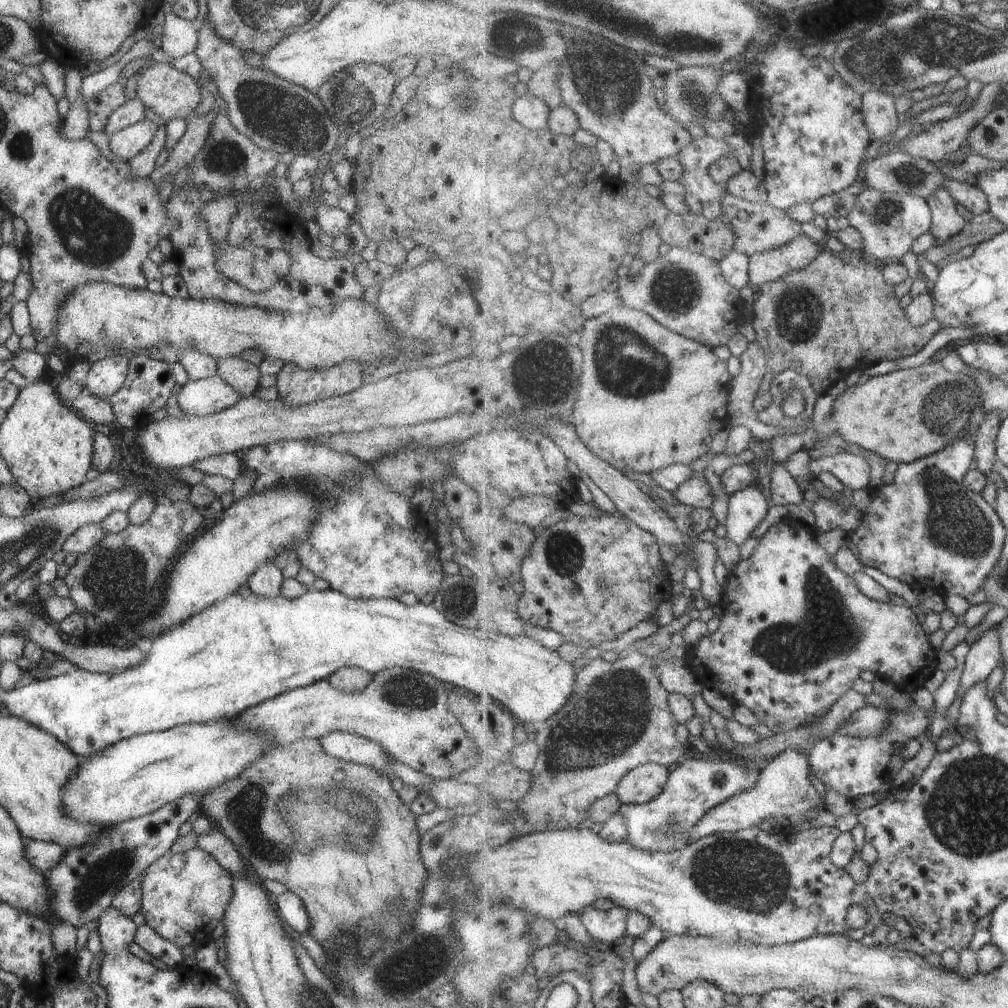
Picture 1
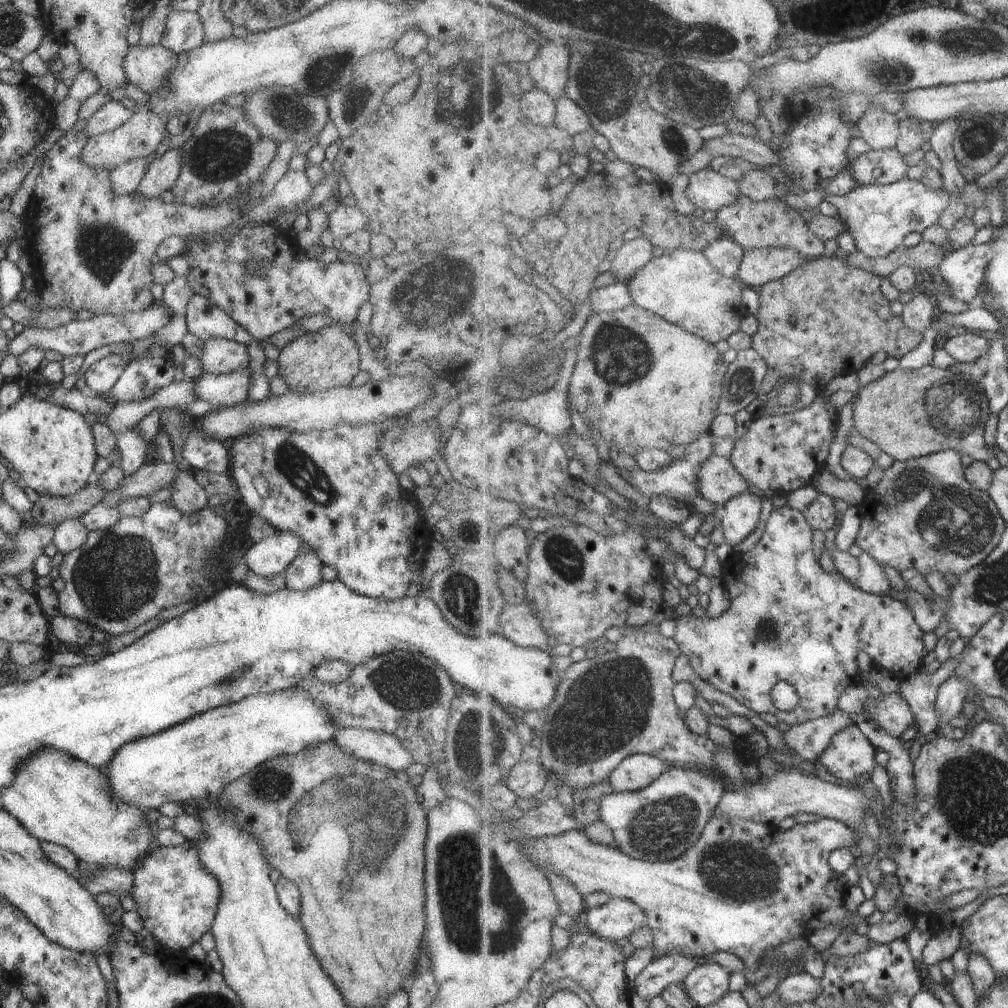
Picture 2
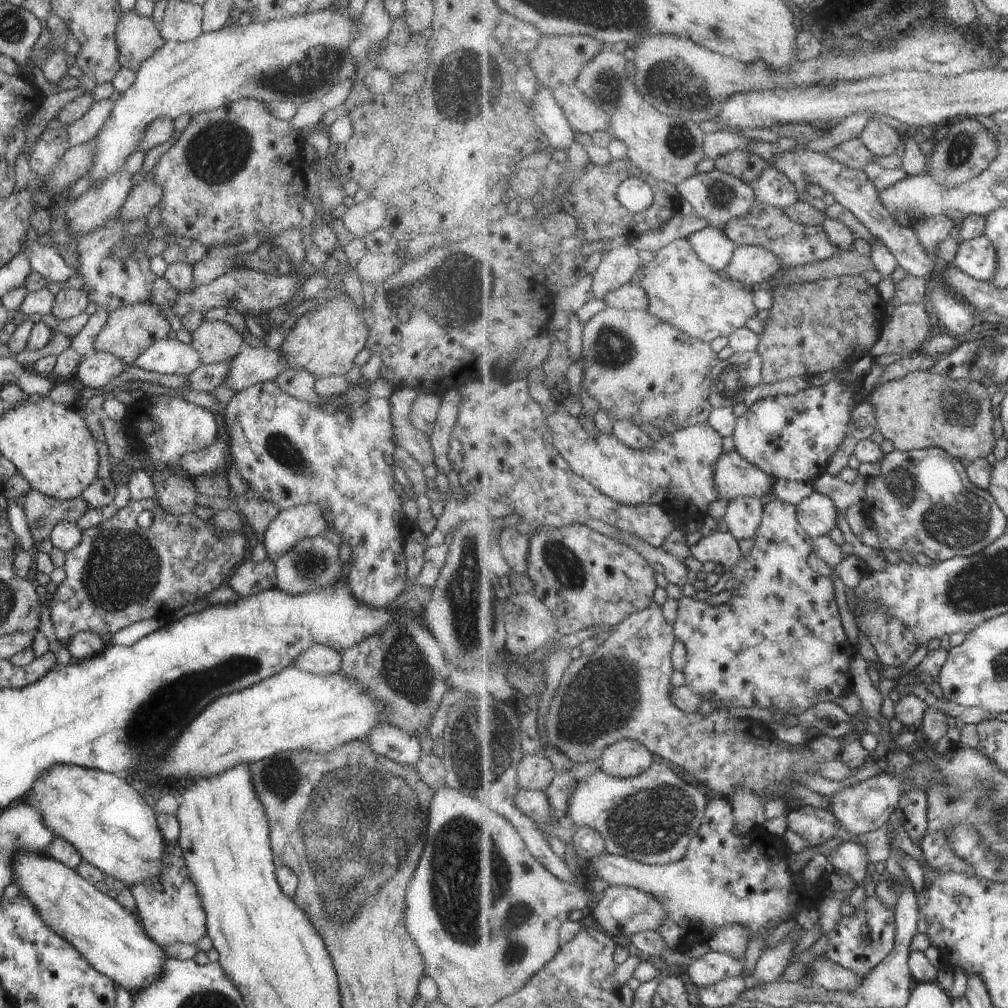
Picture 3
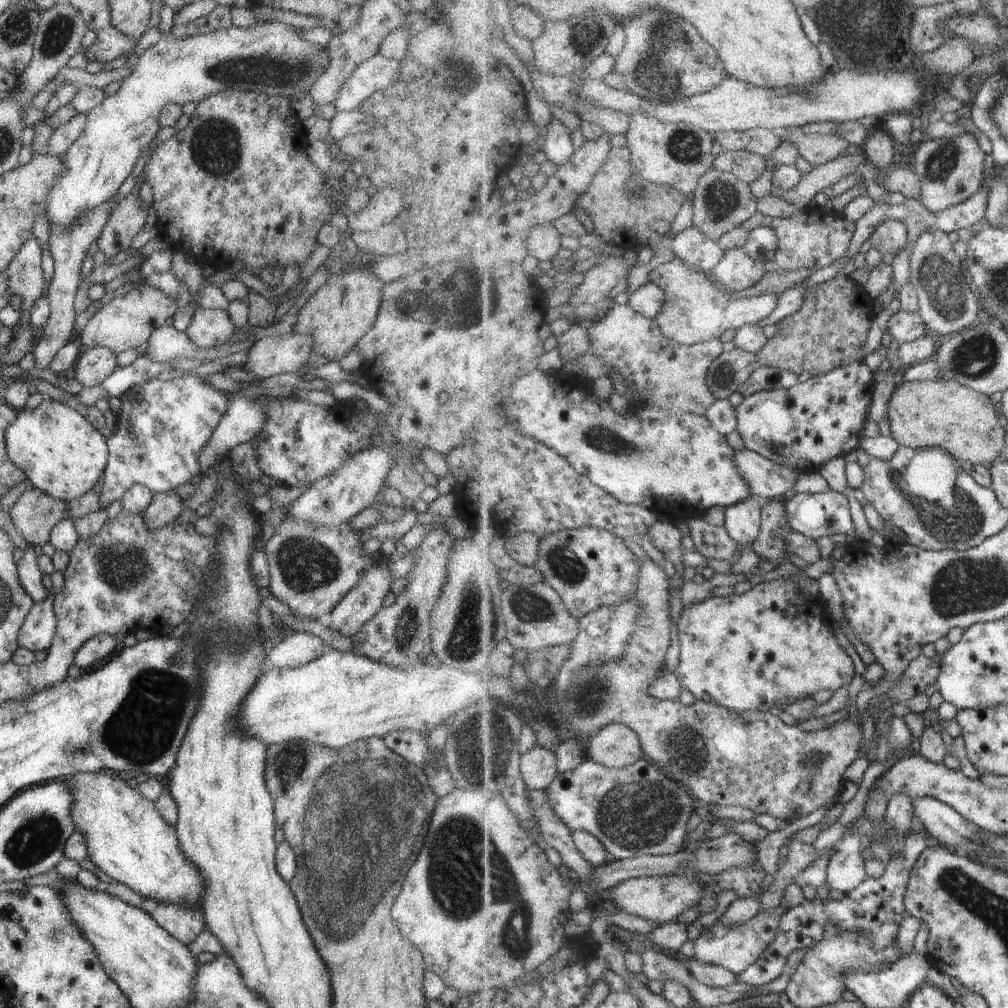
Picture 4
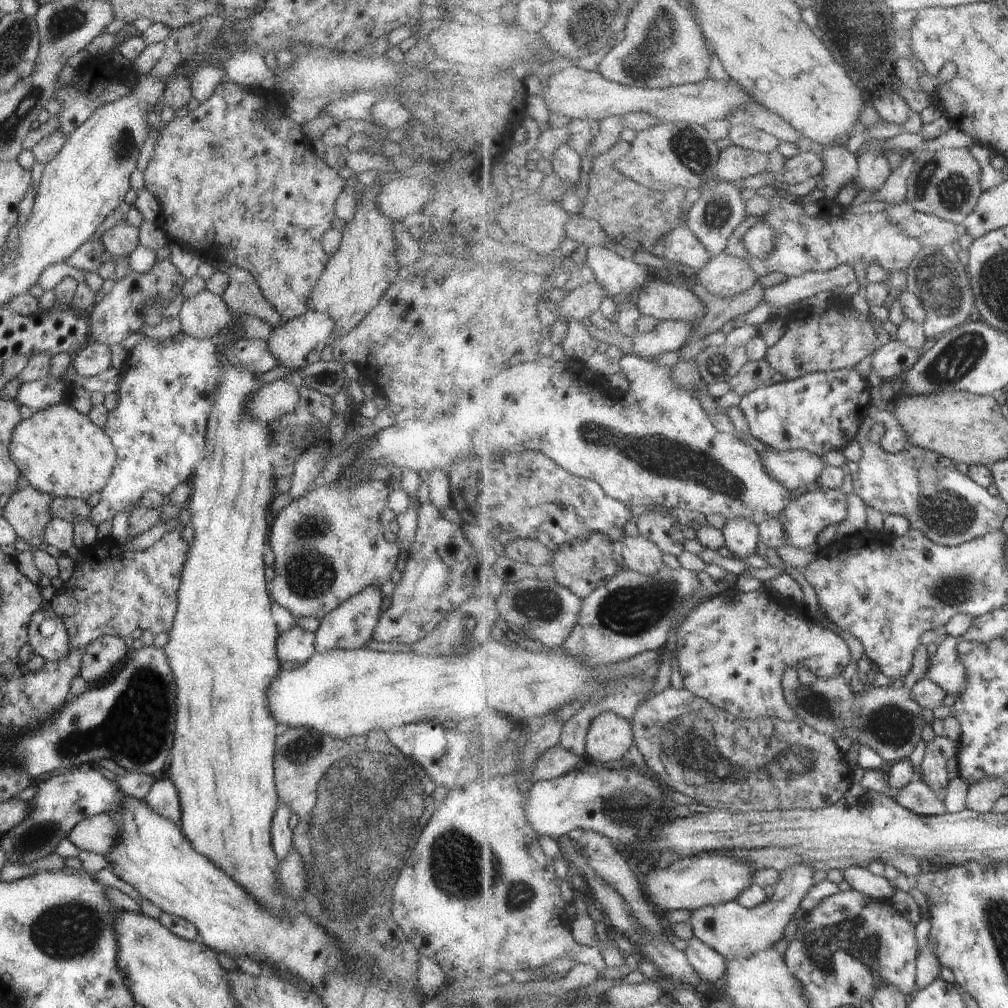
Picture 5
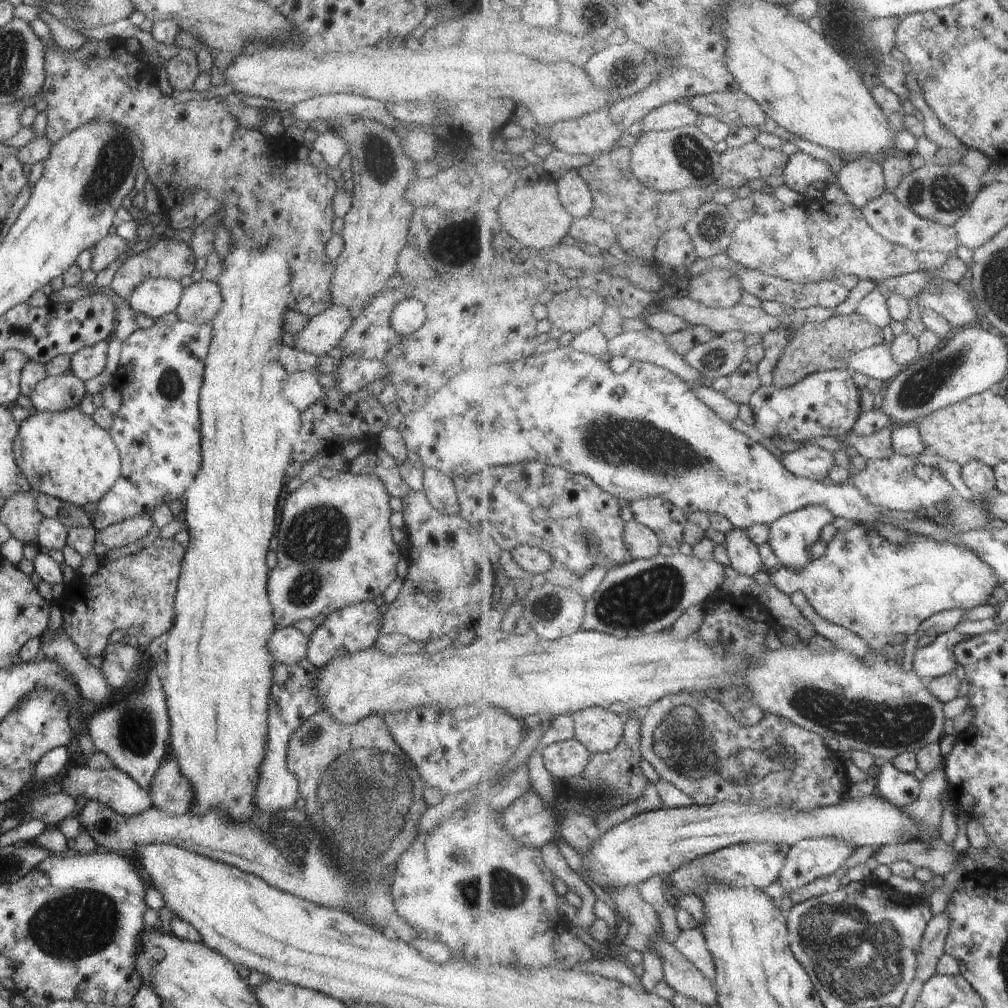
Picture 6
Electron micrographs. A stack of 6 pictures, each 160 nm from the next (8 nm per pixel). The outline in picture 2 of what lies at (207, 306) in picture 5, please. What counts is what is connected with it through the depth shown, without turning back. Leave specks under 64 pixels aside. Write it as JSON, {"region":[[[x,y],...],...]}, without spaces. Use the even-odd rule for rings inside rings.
{"region":[[[207,338],[201,342],[199,362],[203,372],[226,374],[248,369],[249,356],[244,345],[225,338]]]}

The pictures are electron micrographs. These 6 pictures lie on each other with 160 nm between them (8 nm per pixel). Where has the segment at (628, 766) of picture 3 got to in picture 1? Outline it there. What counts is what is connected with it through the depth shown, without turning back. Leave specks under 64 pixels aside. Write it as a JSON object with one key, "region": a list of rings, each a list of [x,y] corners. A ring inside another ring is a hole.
{"region":[[[647,762],[623,776],[616,794],[627,805],[647,804],[665,790],[670,772],[671,768]]]}

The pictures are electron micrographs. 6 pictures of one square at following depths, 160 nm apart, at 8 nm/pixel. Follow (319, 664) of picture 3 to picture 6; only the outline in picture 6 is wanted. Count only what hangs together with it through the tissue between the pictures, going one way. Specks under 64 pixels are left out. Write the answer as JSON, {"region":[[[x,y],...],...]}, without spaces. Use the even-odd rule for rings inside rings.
{"region":[[[293,625],[275,630],[267,642],[269,652],[278,663],[284,665],[295,664],[306,658],[308,636],[304,635]]]}

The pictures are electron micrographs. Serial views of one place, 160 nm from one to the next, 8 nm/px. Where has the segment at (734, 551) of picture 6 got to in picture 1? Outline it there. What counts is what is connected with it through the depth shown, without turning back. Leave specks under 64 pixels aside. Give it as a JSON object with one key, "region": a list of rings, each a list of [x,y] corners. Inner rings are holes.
{"region":[[[751,484],[728,500],[726,520],[727,538],[741,546],[753,534],[753,530],[765,520],[771,506],[768,498],[757,484]]]}

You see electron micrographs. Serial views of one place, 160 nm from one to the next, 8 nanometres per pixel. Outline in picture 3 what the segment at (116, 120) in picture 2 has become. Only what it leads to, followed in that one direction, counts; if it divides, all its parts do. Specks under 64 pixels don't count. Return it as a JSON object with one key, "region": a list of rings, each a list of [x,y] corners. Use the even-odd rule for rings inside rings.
{"region":[[[109,99],[95,101],[83,116],[74,120],[67,126],[67,129],[65,128],[68,143],[71,147],[94,138],[96,132],[103,126],[104,121],[107,120],[113,103]]]}

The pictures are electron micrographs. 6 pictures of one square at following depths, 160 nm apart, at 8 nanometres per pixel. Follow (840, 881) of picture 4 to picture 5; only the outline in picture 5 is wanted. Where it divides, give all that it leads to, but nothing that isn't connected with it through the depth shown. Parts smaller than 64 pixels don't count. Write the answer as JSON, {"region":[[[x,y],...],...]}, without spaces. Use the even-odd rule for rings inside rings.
{"region":[[[853,866],[843,869],[844,880],[849,884],[850,889],[866,893],[877,899],[890,900],[895,894],[895,886],[883,876],[875,876],[867,868]]]}

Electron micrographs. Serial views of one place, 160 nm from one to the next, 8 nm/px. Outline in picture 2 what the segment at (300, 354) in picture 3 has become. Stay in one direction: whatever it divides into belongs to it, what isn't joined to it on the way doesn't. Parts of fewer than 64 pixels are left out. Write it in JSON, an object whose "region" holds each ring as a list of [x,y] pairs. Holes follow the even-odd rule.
{"region":[[[333,320],[329,326],[323,326],[317,332],[302,334],[281,348],[276,360],[277,375],[285,380],[289,391],[312,394],[329,388],[351,386],[359,371],[359,352],[353,338],[342,331],[342,325]]]}

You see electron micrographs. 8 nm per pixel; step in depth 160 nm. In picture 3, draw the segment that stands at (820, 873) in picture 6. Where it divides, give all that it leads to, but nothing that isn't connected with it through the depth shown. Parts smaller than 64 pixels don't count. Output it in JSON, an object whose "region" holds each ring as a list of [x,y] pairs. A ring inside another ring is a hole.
{"region":[[[709,951],[688,966],[689,982],[701,990],[728,978],[740,977],[745,968],[744,960],[737,960],[725,953]]]}

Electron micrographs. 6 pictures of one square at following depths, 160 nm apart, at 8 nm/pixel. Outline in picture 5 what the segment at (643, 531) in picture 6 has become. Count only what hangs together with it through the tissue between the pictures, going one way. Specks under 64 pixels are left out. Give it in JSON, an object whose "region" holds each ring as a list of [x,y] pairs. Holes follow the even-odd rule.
{"region":[[[642,535],[623,538],[624,565],[639,574],[655,574],[663,568],[663,554],[657,544]]]}

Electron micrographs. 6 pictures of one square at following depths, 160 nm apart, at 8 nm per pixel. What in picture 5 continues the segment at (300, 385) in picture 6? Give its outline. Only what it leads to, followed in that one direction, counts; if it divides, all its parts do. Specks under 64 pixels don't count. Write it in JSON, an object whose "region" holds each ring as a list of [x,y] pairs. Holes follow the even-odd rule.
{"region":[[[279,378],[269,384],[263,384],[257,392],[245,402],[249,416],[263,422],[277,422],[281,416],[293,412],[299,402],[299,390],[295,384]]]}

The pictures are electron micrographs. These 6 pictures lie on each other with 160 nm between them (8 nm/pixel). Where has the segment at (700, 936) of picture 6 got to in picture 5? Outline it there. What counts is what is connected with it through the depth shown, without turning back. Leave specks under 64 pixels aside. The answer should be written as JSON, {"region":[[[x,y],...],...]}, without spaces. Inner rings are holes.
{"region":[[[694,937],[687,940],[685,956],[705,983],[715,983],[726,976],[726,959],[715,948],[711,948],[709,944],[705,944],[699,938]]]}

